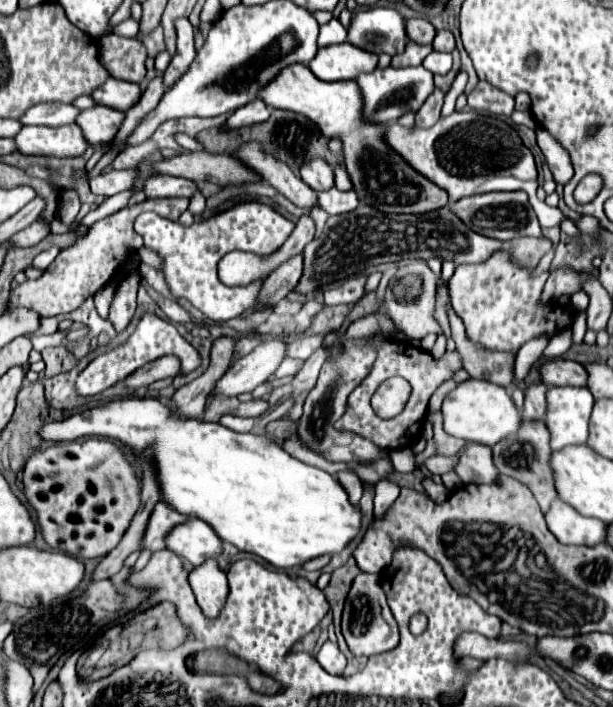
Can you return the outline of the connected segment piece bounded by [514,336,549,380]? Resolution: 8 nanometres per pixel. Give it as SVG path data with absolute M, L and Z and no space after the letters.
M541 336L528 341L521 347L515 359L514 380L522 380L528 374L530 366L540 358L548 343L549 339Z

